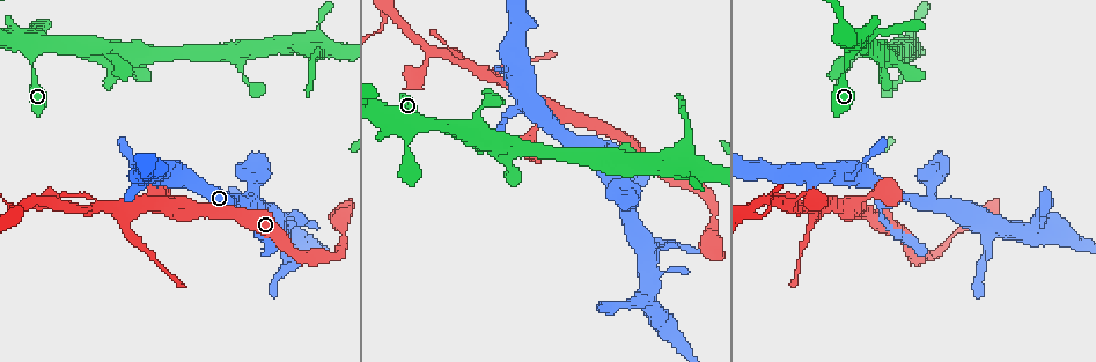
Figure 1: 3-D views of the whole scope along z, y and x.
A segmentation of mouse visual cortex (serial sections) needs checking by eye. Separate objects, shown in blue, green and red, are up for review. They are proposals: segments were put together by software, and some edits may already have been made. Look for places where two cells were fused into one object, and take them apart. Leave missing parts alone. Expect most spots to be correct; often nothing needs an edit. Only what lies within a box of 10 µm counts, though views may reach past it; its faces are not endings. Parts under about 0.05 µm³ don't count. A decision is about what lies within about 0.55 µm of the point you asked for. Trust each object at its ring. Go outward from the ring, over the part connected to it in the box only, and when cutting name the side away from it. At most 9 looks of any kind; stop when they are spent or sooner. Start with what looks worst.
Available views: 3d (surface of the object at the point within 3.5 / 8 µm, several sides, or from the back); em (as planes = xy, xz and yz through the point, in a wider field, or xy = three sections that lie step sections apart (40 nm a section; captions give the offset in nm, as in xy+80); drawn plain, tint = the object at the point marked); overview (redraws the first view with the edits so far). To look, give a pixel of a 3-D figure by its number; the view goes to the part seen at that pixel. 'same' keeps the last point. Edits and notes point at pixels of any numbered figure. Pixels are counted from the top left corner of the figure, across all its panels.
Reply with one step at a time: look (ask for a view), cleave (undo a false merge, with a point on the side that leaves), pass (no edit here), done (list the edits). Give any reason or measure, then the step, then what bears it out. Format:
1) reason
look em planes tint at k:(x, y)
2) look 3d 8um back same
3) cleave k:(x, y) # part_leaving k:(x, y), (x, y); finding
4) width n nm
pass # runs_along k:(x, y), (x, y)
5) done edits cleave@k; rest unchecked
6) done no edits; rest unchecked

three-way junction
look 3d 3.5um at 1:(494, 76)

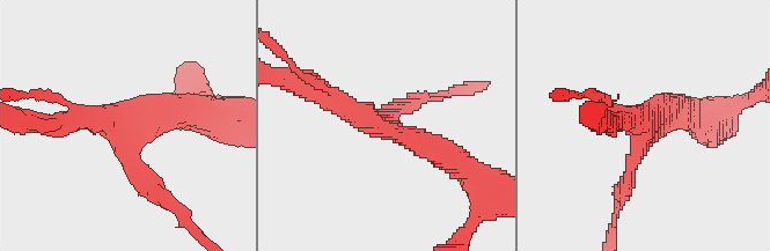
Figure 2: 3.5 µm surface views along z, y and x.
arms 3; arm_widths 150, 300, 350 nm; shape alone is not enough
look em xy step 5 tint at 2:(384, 128)

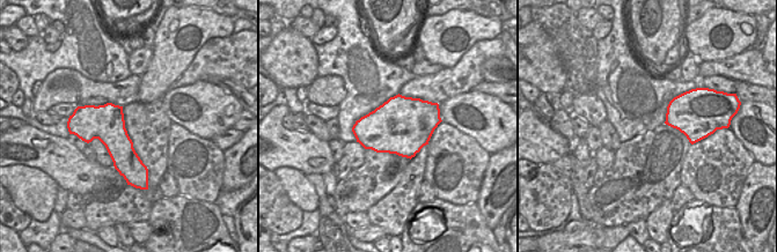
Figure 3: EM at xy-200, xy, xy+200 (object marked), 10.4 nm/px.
width 600 nm
pass # runs_along 2:(455, 162), (316, 91); continuous, no second cell

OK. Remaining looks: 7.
thin arm on a thick one
look 3d 8um at 1:(754, 213)

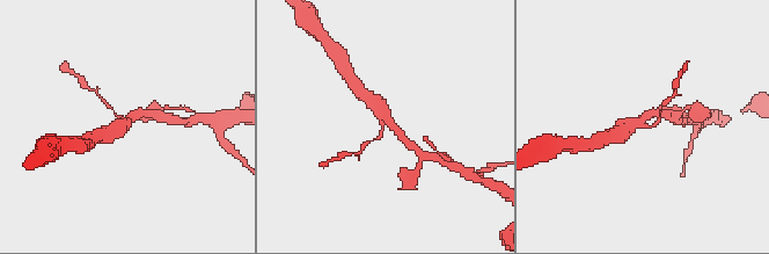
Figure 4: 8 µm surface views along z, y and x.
look 3d 3.5um same

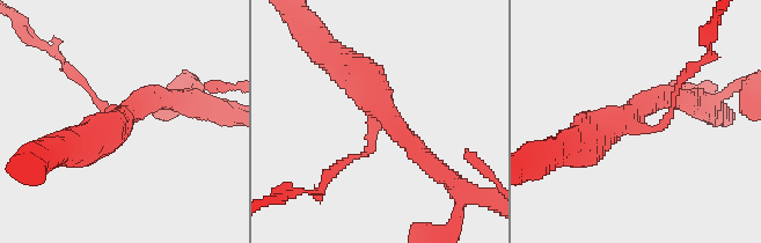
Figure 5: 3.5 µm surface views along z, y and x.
arms 3
pass # runs_along 5:(161, 98), (111, 127), (82, 81); one cell here

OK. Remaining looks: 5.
sharp bend
look 3d 8um at 1:(34, 47)

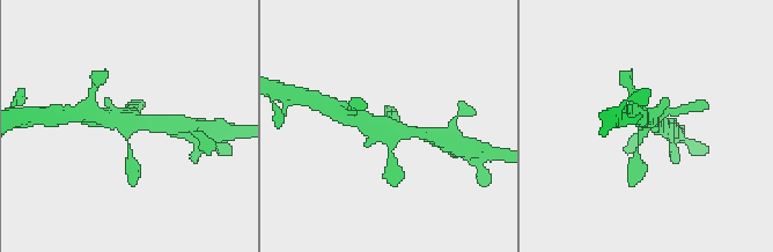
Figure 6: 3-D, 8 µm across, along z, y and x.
look 3d 3.5um same

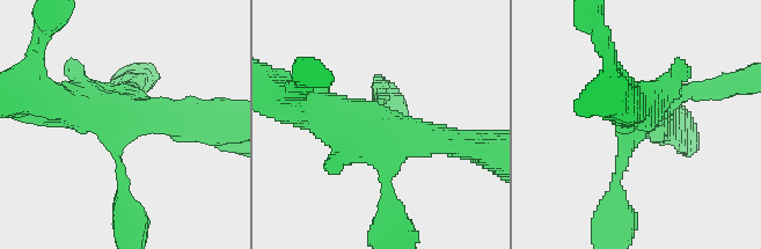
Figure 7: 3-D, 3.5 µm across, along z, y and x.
now the EM
look em xy step 1 tint at 7:(639, 124)

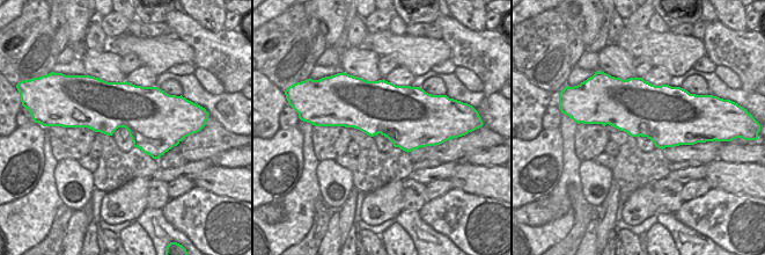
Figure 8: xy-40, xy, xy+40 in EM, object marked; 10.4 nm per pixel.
pass # runs_along 7:(122, 190), (111, 129), (189, 118); one cell here

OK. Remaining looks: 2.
abrupt turn
look 3d 3.5um at 1:(929, 175)

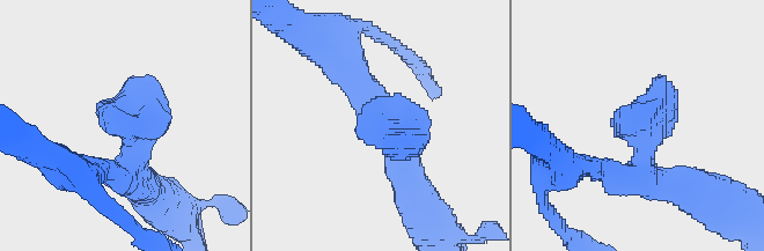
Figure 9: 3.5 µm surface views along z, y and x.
need the tissue
look em xy step 3 tint at 9:(123, 117)

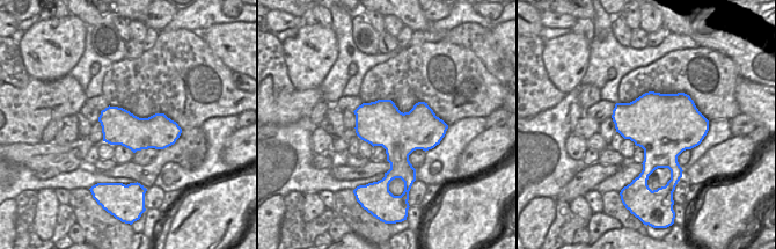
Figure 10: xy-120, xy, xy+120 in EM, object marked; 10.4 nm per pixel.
pass # runs_along 9:(119, 179), (137, 130), (97, 111); one cell here

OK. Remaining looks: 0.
done no edits; rest unchecked

